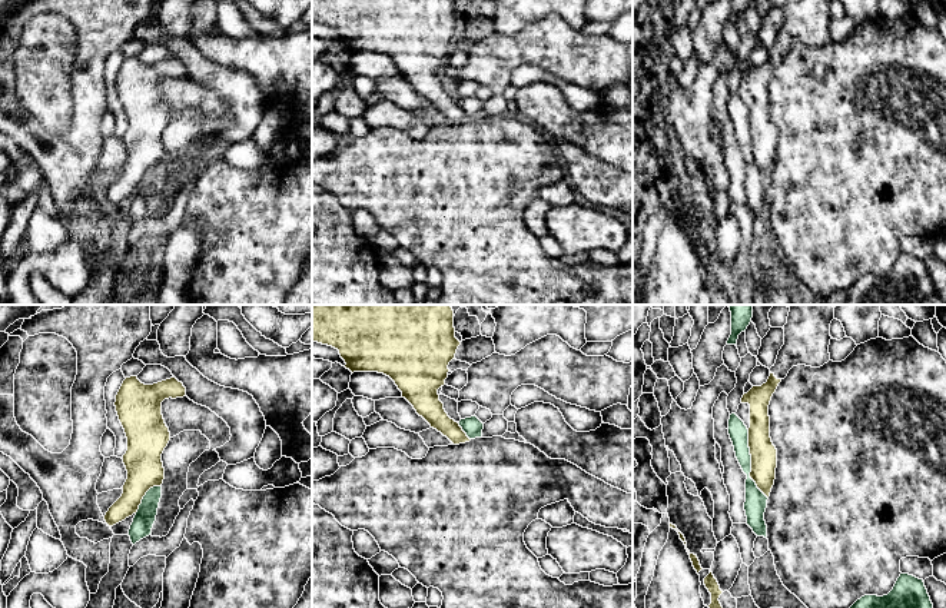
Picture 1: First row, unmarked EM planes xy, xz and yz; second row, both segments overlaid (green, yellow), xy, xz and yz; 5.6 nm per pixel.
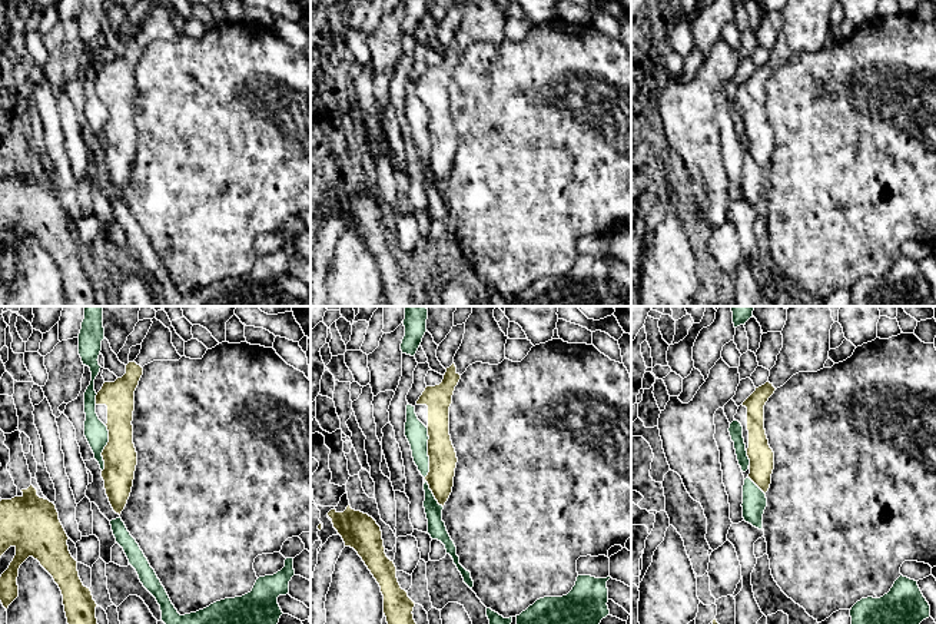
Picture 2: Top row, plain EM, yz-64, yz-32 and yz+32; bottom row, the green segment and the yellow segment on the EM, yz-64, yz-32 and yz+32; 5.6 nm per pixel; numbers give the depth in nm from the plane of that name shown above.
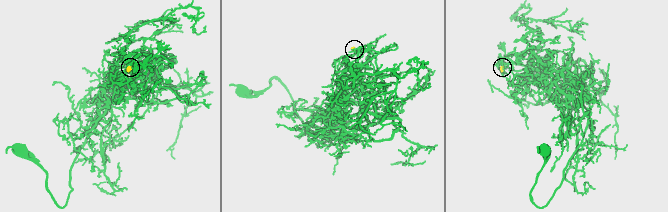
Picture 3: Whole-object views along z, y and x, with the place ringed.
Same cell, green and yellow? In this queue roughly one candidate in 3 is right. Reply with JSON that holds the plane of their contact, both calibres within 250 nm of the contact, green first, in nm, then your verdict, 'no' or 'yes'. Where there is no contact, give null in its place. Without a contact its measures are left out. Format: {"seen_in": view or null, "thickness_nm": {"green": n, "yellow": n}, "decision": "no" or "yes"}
{"seen_in": "yz", "thickness_nm": {"green": 130, "yellow": 150}, "decision": "no"}

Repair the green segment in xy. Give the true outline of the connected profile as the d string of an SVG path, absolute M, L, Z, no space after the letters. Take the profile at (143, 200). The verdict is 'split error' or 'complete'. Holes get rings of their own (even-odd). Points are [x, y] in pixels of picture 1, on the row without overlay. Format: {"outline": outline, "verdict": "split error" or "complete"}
{"outline": "M162 165L150 167L143 176L127 213L133 225L152 213L160 177Z", "verdict": "complete"}

